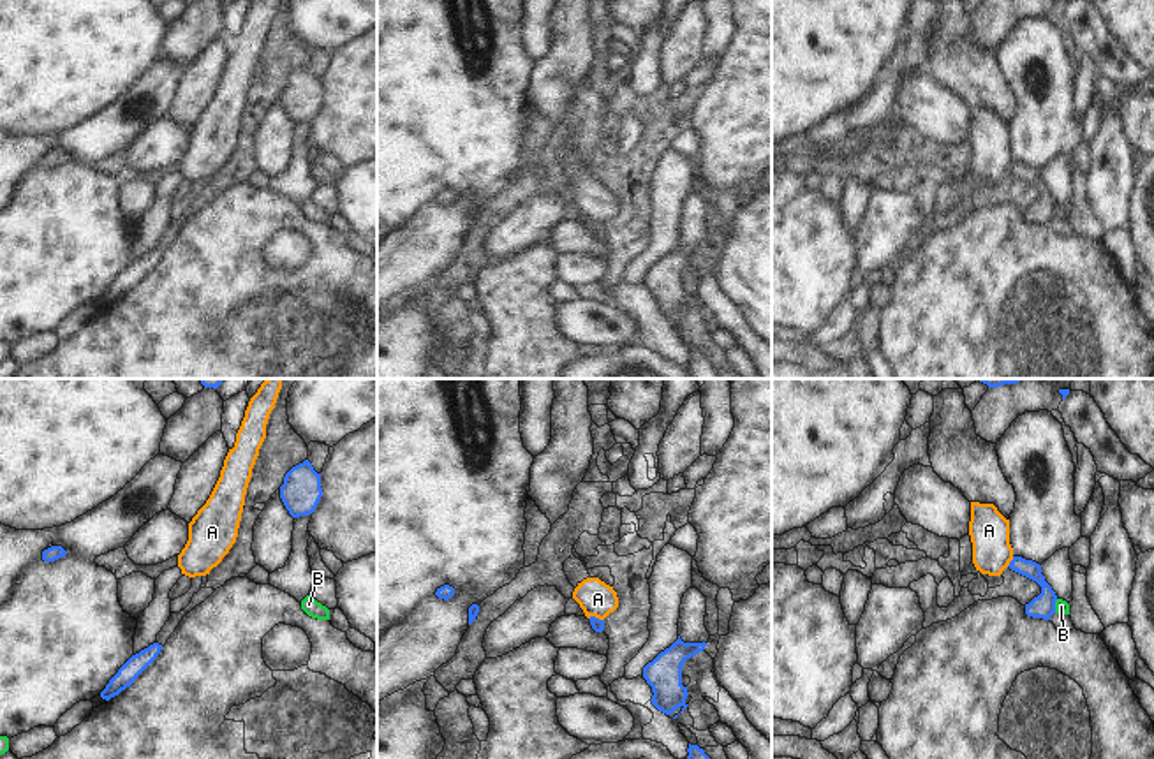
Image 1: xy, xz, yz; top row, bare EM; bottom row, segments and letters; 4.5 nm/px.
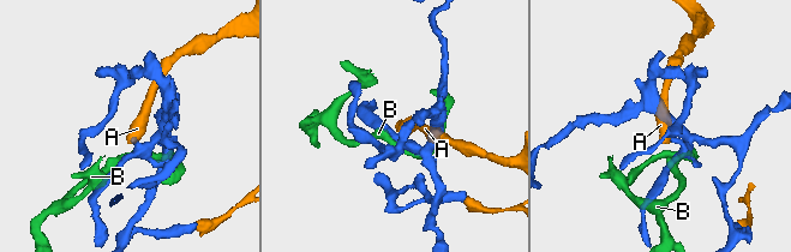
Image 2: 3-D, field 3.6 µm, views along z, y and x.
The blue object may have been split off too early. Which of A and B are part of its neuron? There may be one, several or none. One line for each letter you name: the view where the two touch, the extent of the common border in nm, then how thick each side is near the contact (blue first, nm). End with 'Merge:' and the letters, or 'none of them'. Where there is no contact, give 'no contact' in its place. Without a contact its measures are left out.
Merge: none of them

